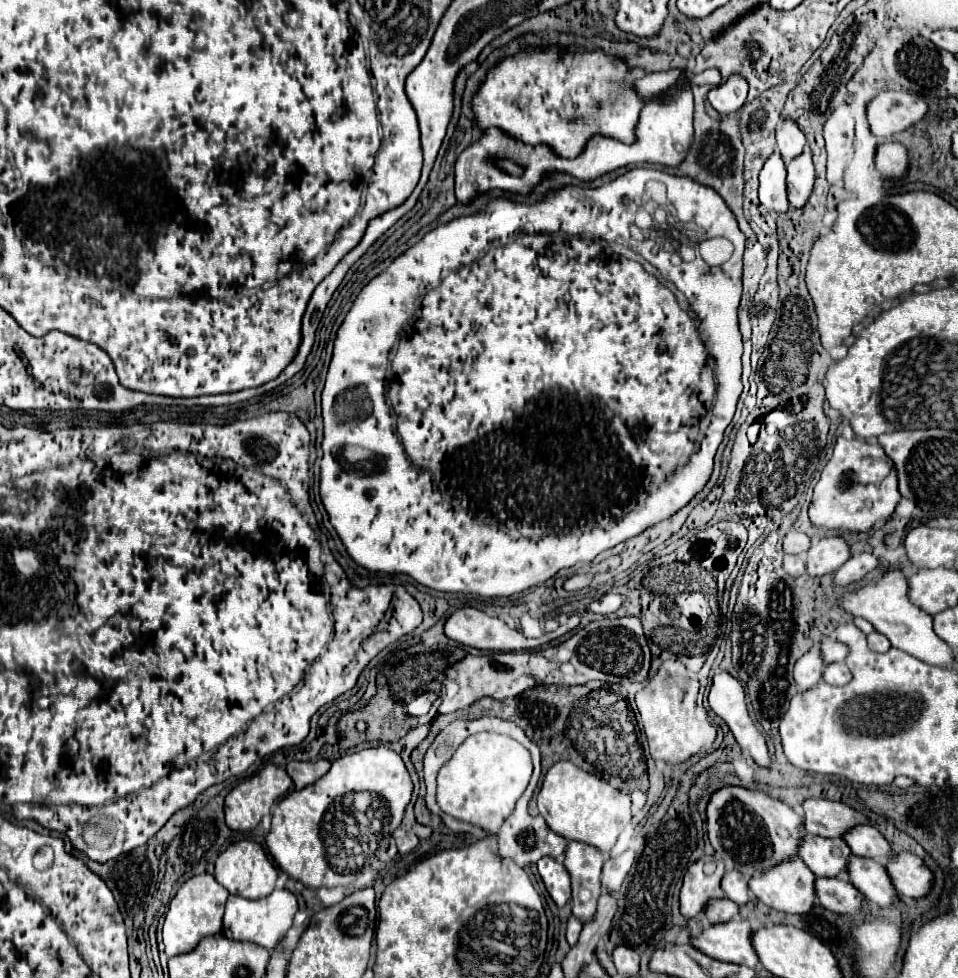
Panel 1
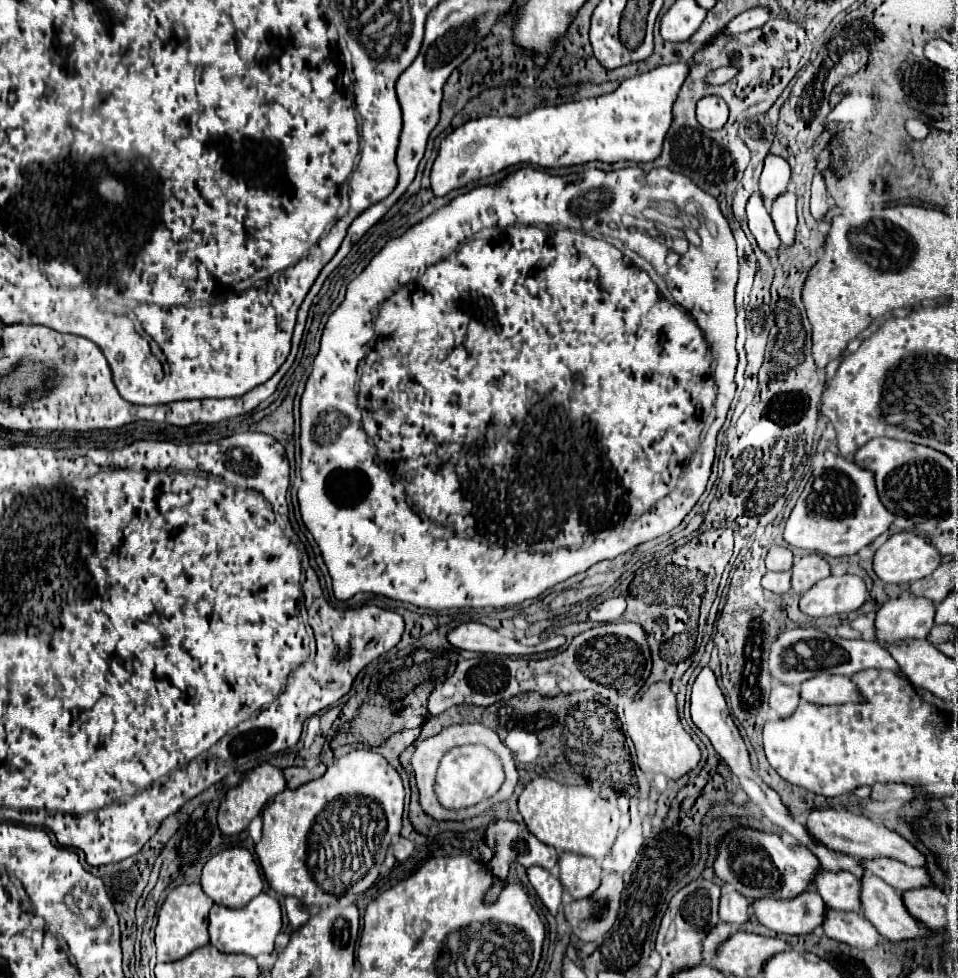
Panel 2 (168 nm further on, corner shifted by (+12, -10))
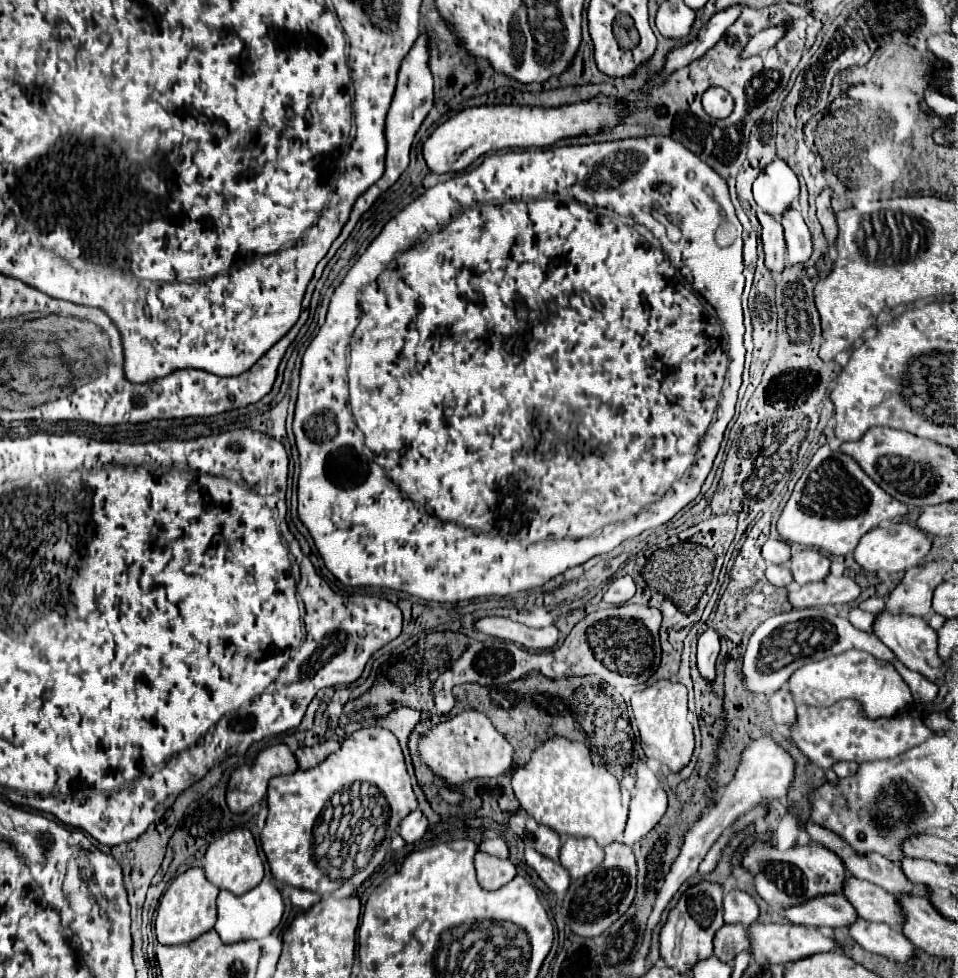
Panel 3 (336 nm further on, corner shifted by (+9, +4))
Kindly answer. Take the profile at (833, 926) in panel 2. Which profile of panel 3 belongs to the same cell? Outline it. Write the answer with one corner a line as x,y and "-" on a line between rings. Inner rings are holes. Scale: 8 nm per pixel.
857,918
849,926
849,934
867,952
883,954
897,962
909,960
915,950
915,946
897,928
891,928
883,922
869,922
865,918

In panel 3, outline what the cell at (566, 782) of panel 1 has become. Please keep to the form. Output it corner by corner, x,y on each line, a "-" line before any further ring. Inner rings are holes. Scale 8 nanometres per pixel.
563,738
547,740
525,766
513,770
513,792
523,810
559,834
595,838
599,846
607,846
625,828
629,794
621,792
619,780
607,768
593,766
589,750
583,744

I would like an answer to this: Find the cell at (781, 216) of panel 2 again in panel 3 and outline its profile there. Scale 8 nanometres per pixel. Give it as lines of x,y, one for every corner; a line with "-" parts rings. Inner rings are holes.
797,208
783,212
781,224
785,228
785,242
787,242
787,260
791,264
799,264
811,256
811,234
803,216

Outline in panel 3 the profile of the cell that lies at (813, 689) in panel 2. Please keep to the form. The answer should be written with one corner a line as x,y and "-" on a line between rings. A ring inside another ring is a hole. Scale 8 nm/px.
849,650
839,656
805,664
789,678
789,690
797,702
809,706
831,706
843,698
855,698
863,704
869,718
893,716
913,706
911,690
899,672
891,664
881,662
861,650

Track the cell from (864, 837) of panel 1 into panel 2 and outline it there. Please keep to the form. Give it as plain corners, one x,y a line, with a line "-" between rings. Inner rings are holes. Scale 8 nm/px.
878,858
878,860
864,860
864,868
882,878
886,884
890,884
898,892
908,892
914,888
932,886
932,878
924,868
912,868
902,862
890,860
890,858

